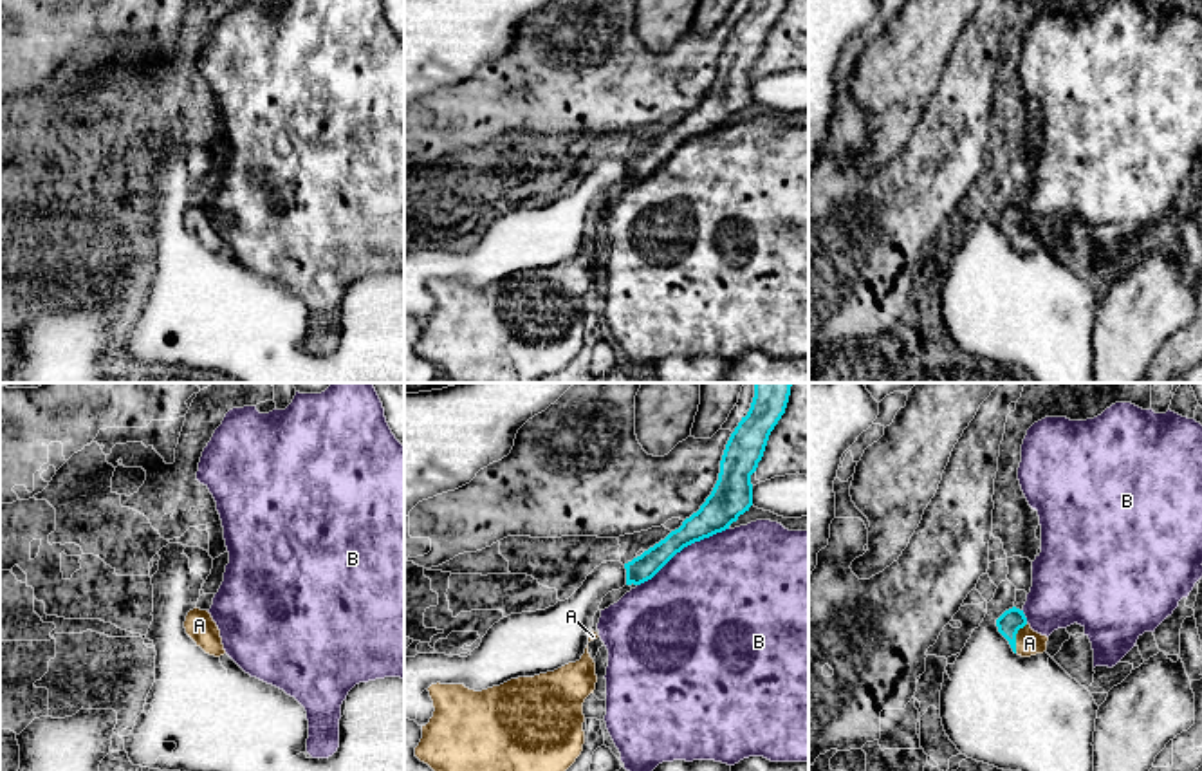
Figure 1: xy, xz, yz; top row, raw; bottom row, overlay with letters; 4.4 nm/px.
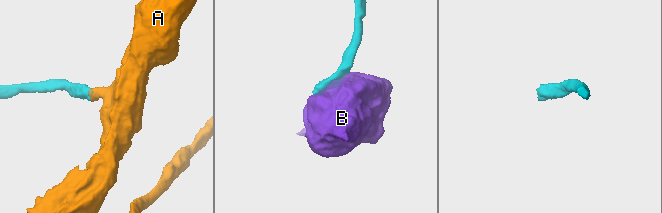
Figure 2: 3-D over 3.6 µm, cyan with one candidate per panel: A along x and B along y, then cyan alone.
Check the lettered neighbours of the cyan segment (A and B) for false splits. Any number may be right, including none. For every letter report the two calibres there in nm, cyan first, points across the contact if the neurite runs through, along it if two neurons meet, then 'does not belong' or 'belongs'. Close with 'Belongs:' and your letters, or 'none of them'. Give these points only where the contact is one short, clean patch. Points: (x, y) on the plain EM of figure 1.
A: 100/110 nm | across yz (1013, 215), (1015, 233), (1029, 239) | belongs
B: 160/480 nm | does not belong
Belongs: A

